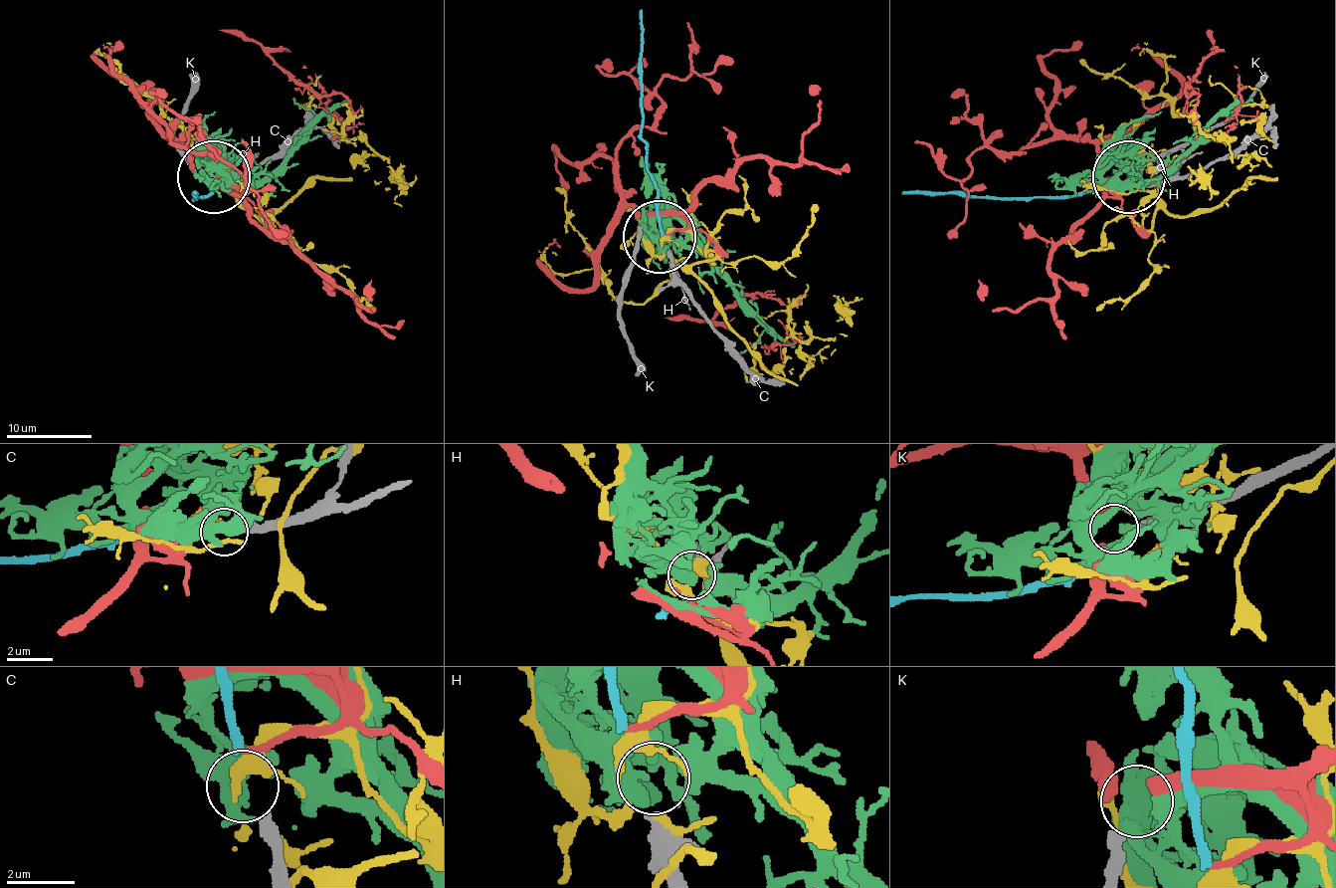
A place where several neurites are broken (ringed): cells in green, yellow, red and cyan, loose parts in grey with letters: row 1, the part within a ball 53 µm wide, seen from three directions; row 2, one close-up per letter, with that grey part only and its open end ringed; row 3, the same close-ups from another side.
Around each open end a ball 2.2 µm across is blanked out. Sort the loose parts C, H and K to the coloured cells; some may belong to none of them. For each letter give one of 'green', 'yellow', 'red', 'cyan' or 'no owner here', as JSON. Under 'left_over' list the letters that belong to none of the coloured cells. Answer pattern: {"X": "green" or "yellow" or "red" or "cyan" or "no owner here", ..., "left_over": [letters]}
{"C": "no owner here", "H": "no owner here", "K": "green", "left_over": ["C", "H"]}

